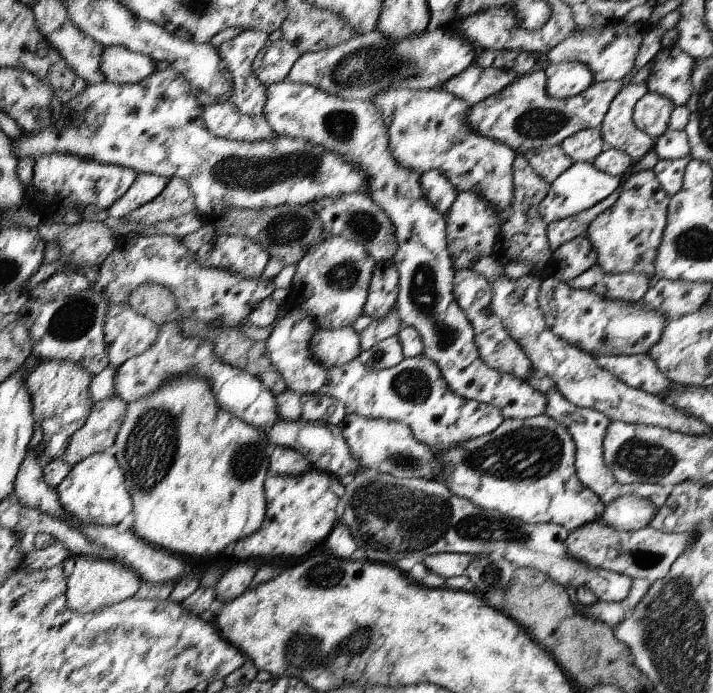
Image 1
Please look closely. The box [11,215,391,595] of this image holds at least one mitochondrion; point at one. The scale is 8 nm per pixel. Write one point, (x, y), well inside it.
(151, 446)

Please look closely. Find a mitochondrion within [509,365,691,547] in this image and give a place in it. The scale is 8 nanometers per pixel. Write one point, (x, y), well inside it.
(643, 458)

